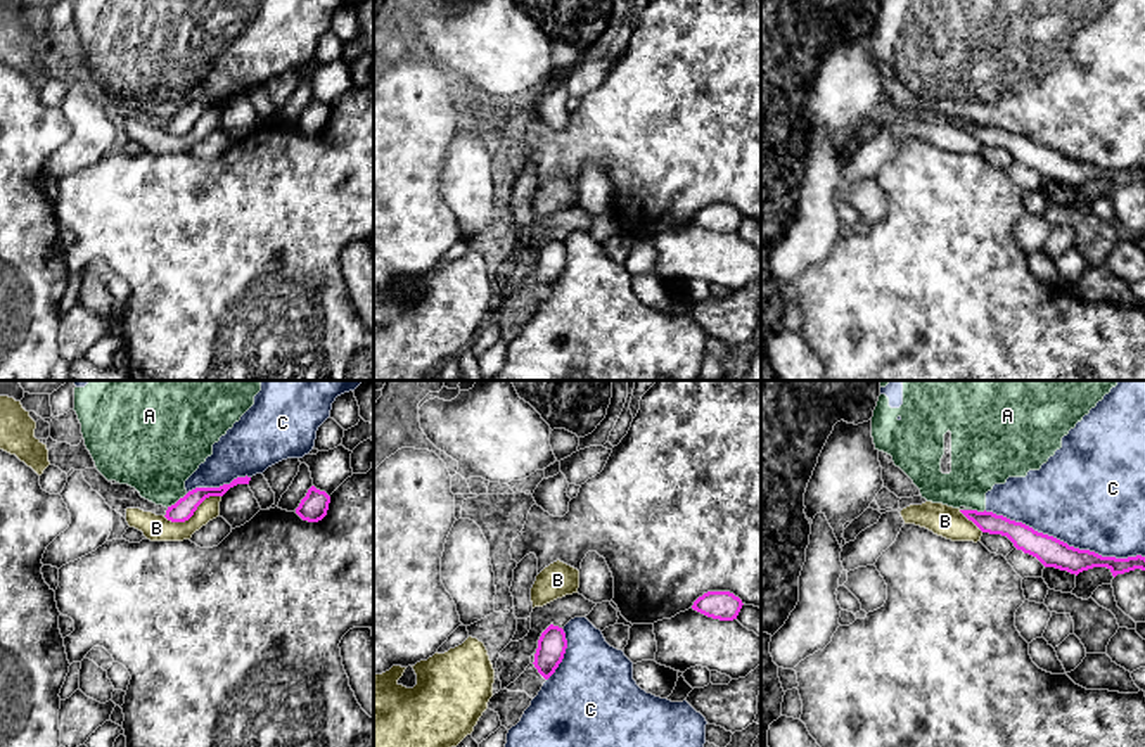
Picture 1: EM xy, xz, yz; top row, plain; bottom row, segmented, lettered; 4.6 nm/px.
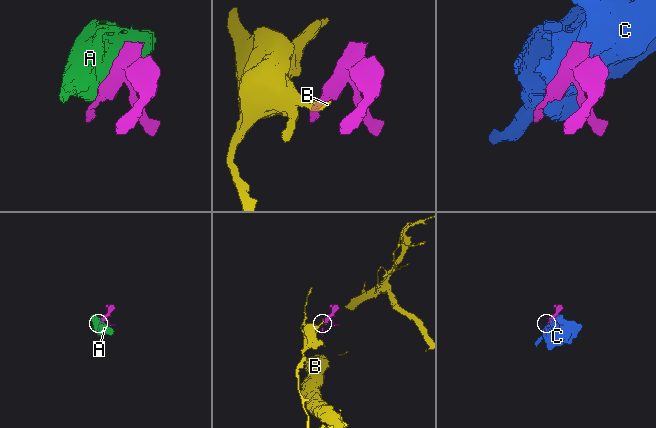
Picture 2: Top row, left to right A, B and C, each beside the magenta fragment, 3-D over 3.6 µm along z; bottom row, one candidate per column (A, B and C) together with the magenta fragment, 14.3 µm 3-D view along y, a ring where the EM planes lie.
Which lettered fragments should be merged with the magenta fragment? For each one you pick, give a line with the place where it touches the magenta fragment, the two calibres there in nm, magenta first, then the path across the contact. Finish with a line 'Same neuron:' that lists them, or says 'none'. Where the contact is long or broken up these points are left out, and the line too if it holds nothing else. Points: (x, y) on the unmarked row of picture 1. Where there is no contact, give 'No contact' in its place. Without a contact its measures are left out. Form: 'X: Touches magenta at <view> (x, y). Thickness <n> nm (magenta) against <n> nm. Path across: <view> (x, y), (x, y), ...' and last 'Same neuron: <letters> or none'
Same neuron: none

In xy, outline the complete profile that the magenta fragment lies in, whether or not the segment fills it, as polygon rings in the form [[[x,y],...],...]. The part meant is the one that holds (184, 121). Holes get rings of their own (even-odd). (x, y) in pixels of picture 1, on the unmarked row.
[[[237,90],[230,97],[223,97],[220,100],[195,100],[189,104],[183,111],[180,111],[175,118],[168,119],[166,131],[171,135],[185,135],[189,133],[197,119],[209,109],[223,109],[230,100],[237,97],[249,97],[251,90]]]

